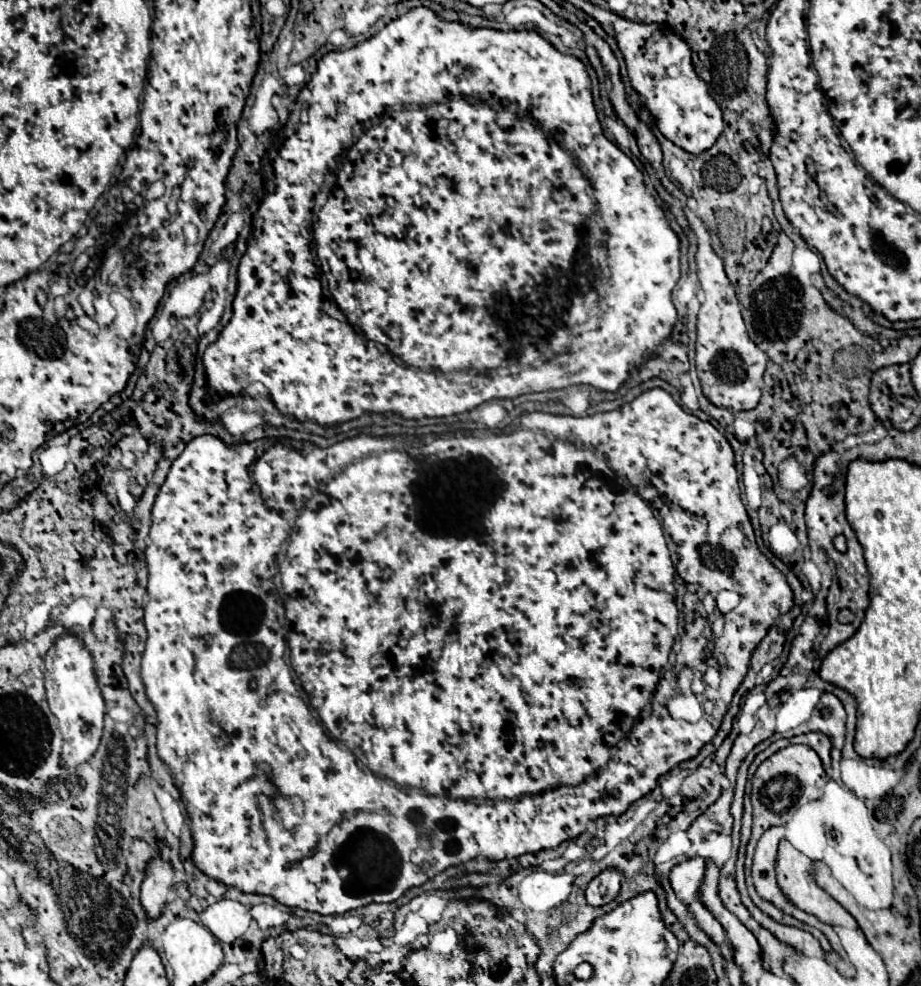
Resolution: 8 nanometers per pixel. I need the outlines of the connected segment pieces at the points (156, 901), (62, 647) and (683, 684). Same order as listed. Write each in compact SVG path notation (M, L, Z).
M163 855L149 861L147 877L141 885L141 903L151 917L161 915L161 909L173 891L173 875L175 869Z
M63 635L55 647L49 649L45 657L45 689L51 713L57 717L59 731L63 735L61 765L77 767L87 763L95 755L103 735L105 705L95 681L91 653L83 647L79 637Z
M678 668L677 669L677 684L676 687L679 688L683 694L692 695L691 681L687 675L687 669Z

